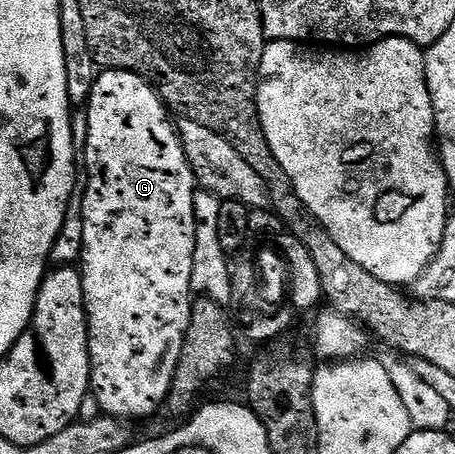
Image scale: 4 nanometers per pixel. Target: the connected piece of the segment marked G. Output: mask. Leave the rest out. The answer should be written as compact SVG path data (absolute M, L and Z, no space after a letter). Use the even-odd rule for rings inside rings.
M106 69L98 72L95 79L95 87L91 87L91 95L87 102L87 145L86 151L83 156L83 169L88 173L88 181L86 183L86 193L83 195L83 243L81 258L79 260L79 268L81 270L81 278L83 279L83 291L85 292L85 314L89 320L89 384L91 386L92 400L97 400L97 405L102 414L106 417L116 417L118 419L130 419L129 417L153 417L160 411L161 405L163 406L168 402L169 393L173 390L173 376L175 375L175 367L179 363L179 355L183 351L183 339L185 332L189 326L189 320L193 314L193 303L195 300L194 291L192 289L192 257L195 255L195 239L196 239L196 221L195 221L195 207L193 206L193 195L195 192L195 182L193 180L193 172L191 171L191 163L185 154L185 148L181 142L181 135L178 126L173 125L174 118L171 116L171 110L168 105L162 101L161 96L157 93L156 89L140 77L138 73L131 71L123 71L122 69Z

